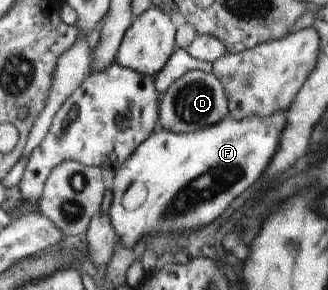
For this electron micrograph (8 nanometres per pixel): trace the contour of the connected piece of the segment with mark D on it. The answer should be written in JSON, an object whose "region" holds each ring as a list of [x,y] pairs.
{"region":[[[189,70],[177,78],[159,96],[158,122],[162,129],[173,133],[193,133],[215,125],[229,114],[221,82],[212,74]]]}

